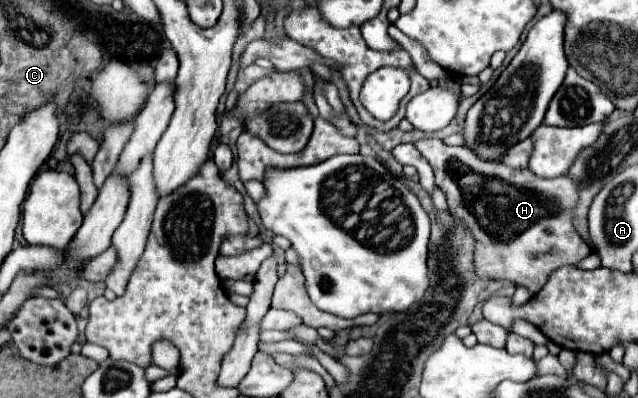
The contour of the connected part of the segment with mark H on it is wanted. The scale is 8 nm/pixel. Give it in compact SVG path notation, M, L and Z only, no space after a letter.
M420 140L416 142L420 154L430 162L436 176L436 186L446 194L450 212L462 220L464 226L476 238L476 274L480 278L506 278L512 280L516 286L526 286L532 292L538 292L548 276L568 264L578 264L590 254L588 244L576 234L572 228L572 216L576 206L578 186L568 176L558 178L538 178L530 174L528 168L508 168L500 162L490 162L468 150L466 146L446 146L442 140Z

